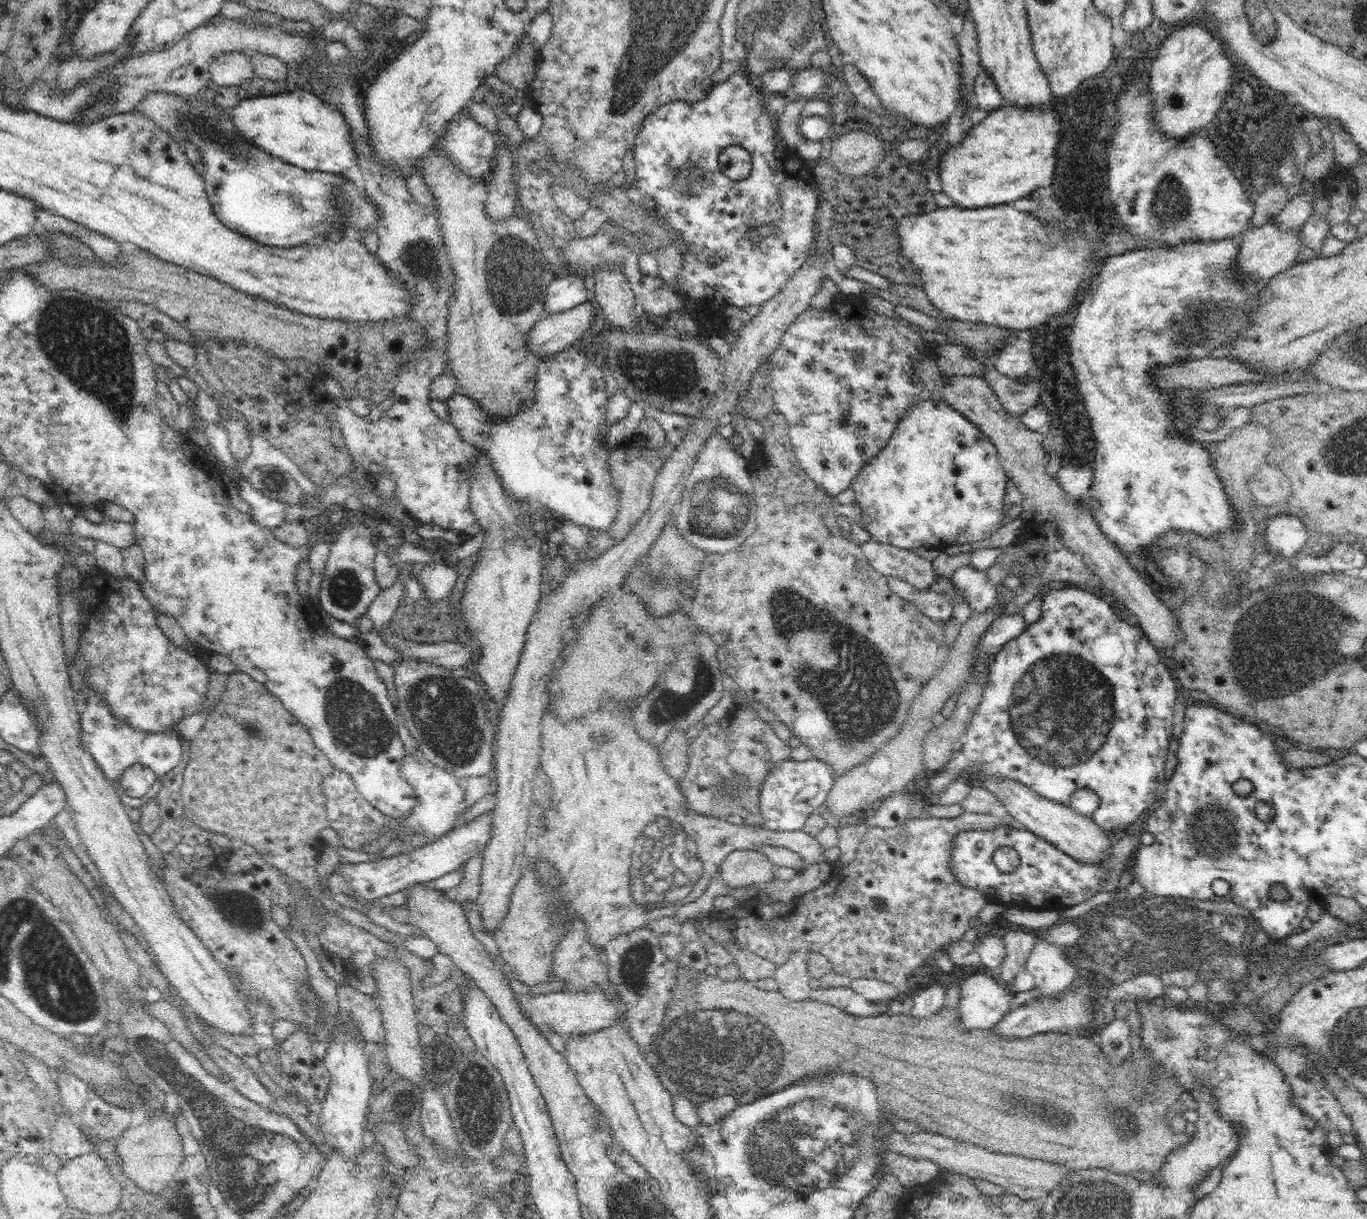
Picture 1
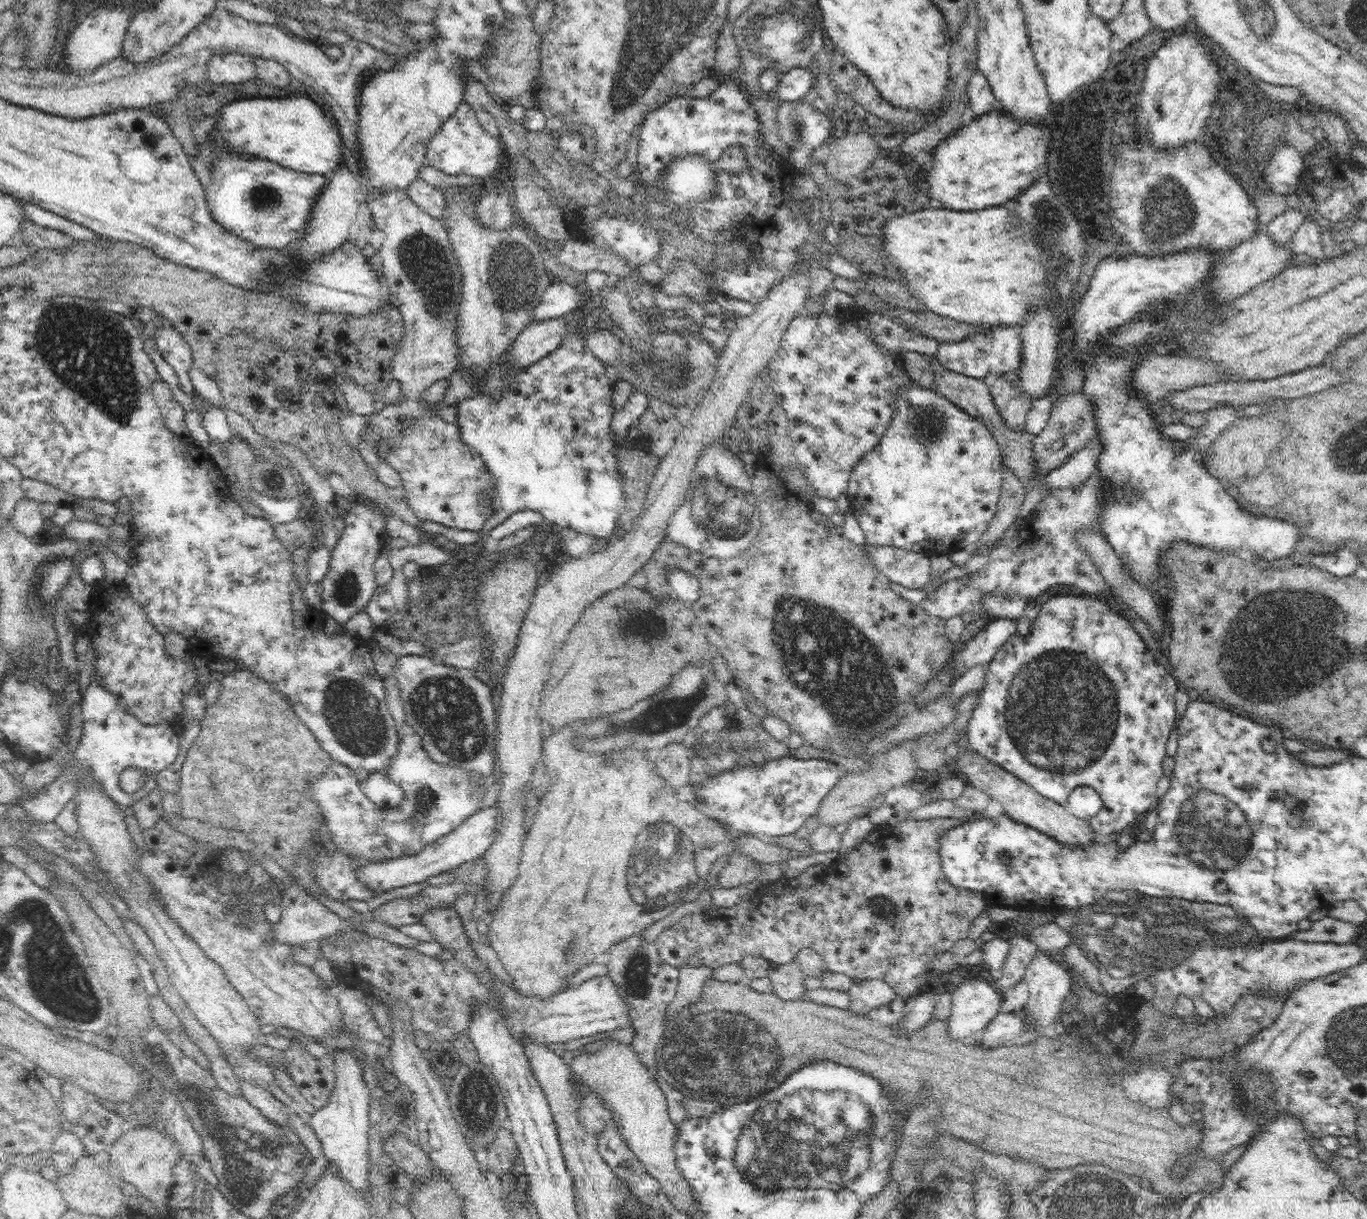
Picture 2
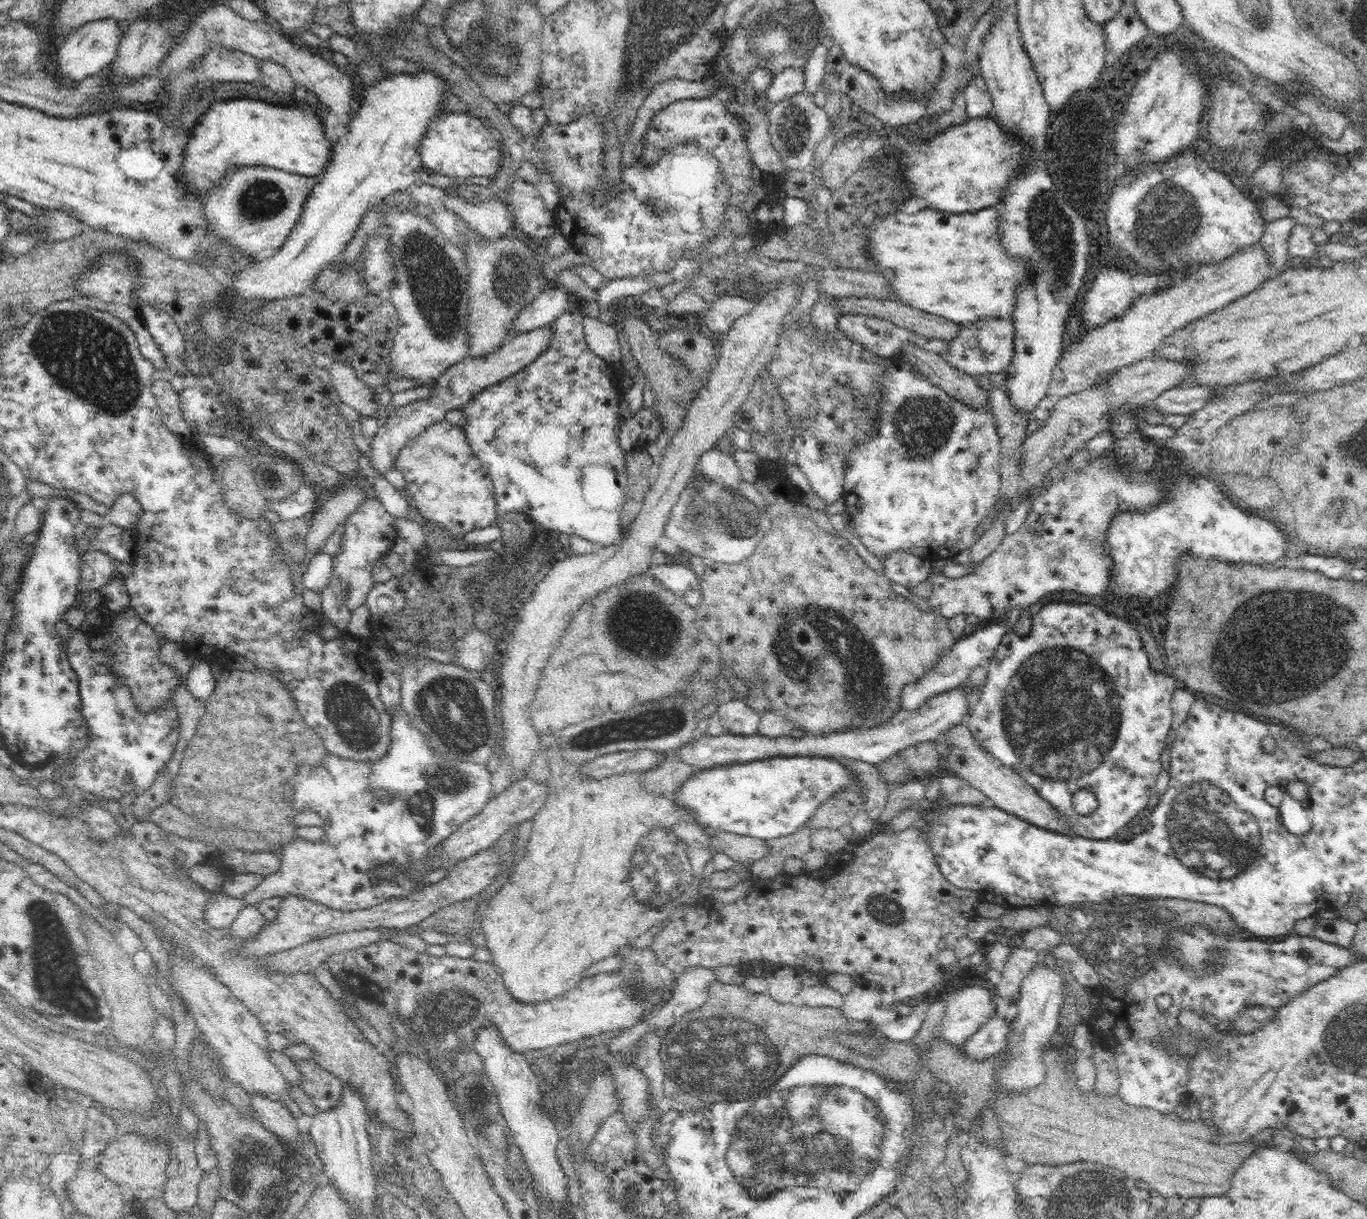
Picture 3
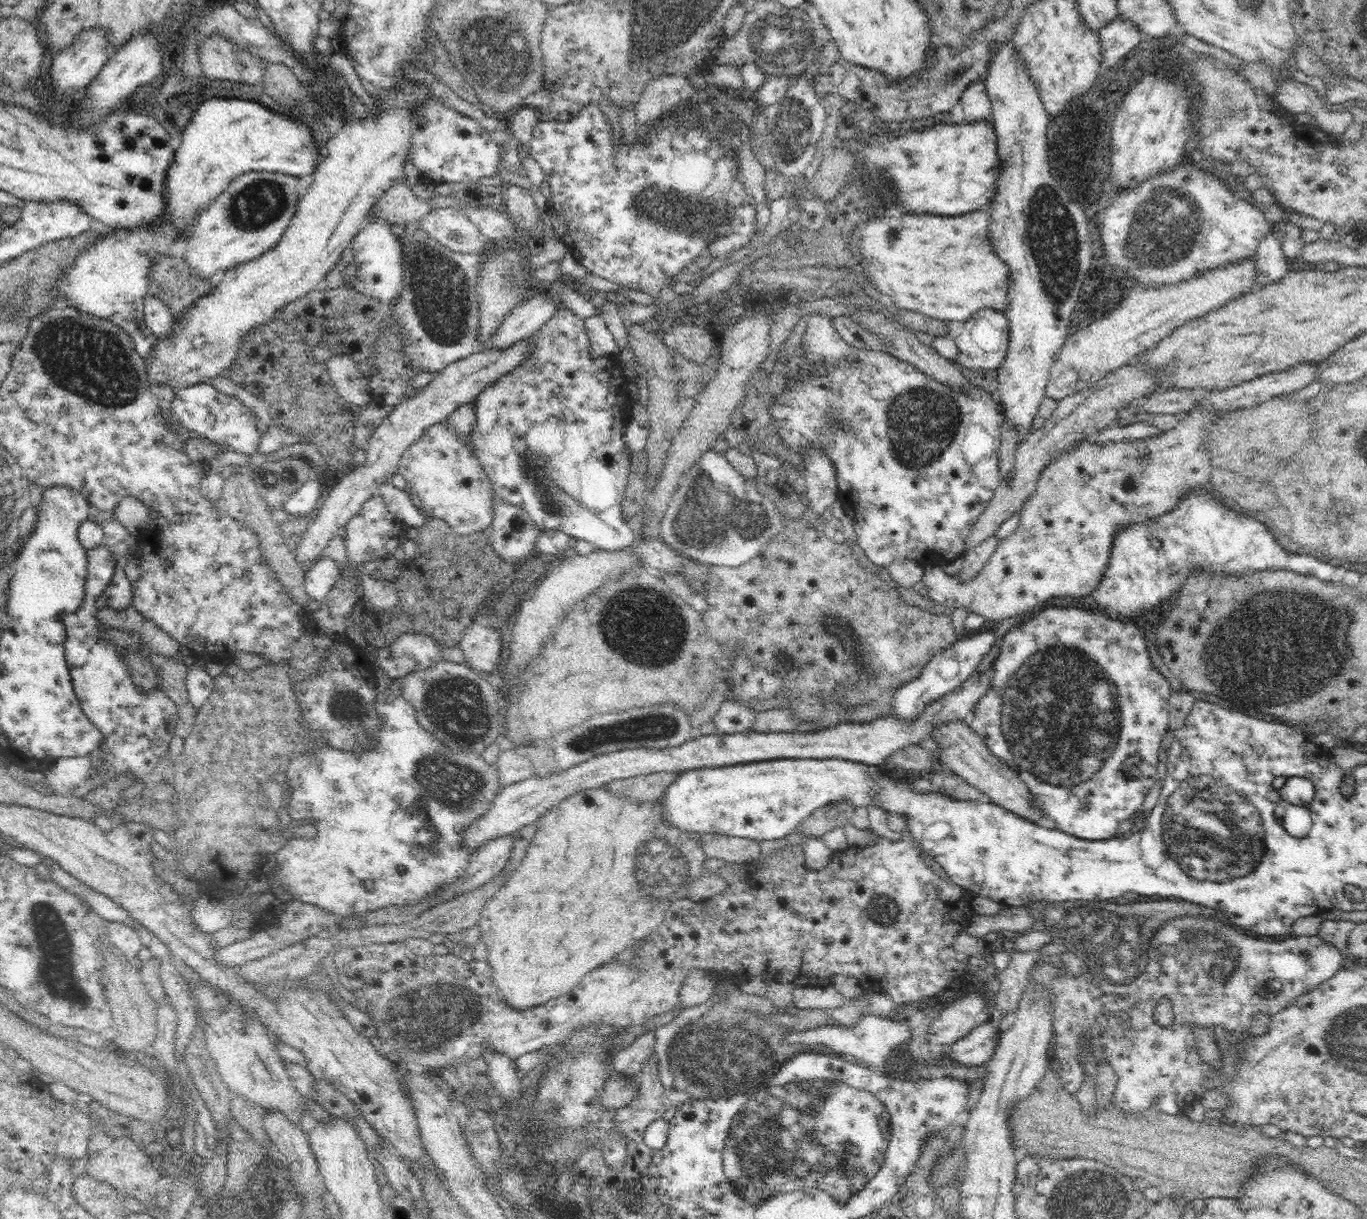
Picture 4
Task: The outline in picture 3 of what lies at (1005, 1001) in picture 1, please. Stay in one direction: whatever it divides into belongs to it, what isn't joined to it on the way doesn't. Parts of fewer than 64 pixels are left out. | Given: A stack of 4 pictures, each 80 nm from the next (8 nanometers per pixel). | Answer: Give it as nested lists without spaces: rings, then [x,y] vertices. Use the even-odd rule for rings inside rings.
[[[978,985],[958,988],[952,994],[948,992],[948,996],[944,996],[944,1020],[936,1029],[936,1036],[954,1047],[964,1046],[995,1014],[995,998],[992,991]]]

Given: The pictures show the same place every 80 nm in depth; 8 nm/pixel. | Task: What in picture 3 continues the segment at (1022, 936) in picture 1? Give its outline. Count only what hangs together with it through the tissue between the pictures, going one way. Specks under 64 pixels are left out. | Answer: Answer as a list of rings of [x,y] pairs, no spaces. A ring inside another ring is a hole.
[[[1021,945],[1011,949],[1001,971],[1002,980],[996,987],[997,996],[1014,1003],[1019,998],[1021,982],[1038,964],[1038,952]]]

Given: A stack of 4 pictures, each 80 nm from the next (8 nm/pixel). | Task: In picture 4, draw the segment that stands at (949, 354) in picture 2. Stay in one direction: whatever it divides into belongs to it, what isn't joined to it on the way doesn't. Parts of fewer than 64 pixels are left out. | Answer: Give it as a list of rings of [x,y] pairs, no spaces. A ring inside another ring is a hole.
[[[980,310],[970,317],[962,328],[960,336],[955,339],[957,354],[957,362],[966,368],[981,368],[983,370],[997,370],[1004,362],[1008,350],[1010,339],[1010,326],[1007,316],[1000,310]]]

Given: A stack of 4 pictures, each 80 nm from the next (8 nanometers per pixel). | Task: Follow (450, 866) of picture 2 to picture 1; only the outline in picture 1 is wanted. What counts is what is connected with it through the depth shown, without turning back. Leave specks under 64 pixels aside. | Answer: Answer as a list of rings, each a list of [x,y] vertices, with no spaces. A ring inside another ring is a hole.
[[[488,811],[461,826],[454,827],[449,833],[425,846],[415,847],[409,853],[399,853],[374,861],[366,859],[360,863],[349,863],[342,860],[340,866],[334,871],[348,881],[352,889],[349,895],[358,902],[366,904],[408,888],[412,884],[428,883],[445,874],[456,873],[474,854],[483,854],[492,834],[492,822],[492,812]]]

